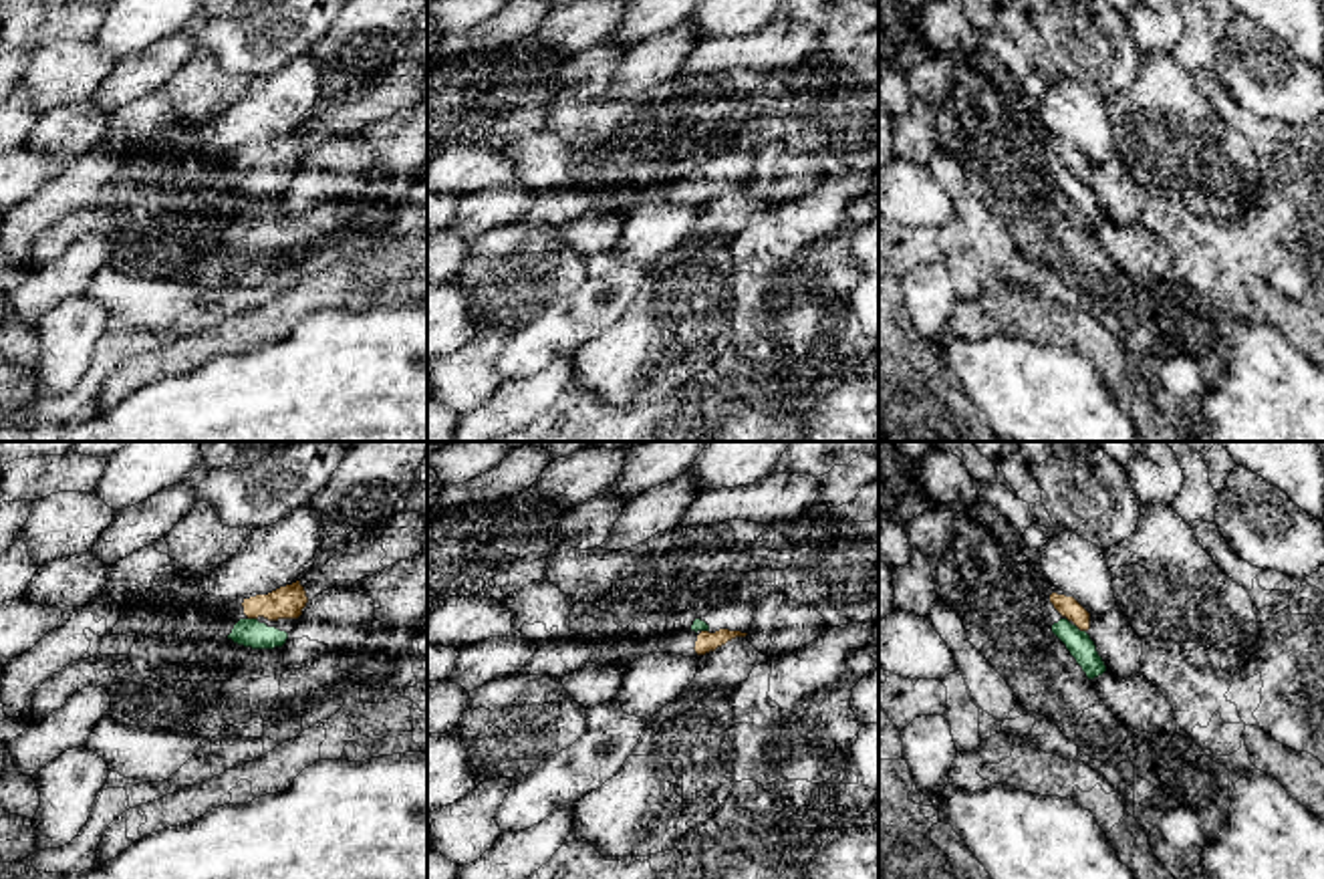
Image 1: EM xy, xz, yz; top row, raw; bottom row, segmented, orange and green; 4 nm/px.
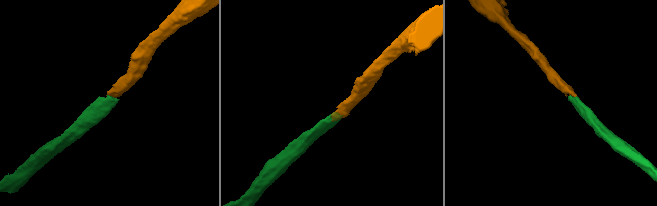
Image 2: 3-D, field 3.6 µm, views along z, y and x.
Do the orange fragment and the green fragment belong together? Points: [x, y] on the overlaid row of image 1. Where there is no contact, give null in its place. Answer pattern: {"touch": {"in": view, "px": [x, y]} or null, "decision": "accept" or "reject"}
{"touch": {"in": "yz", "px": [1081, 630]}, "decision": "accept"}

